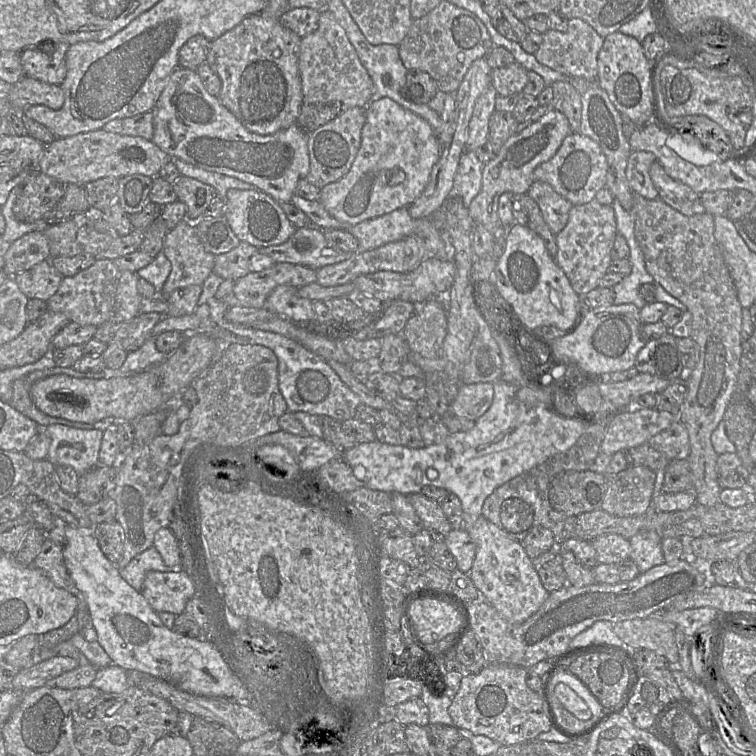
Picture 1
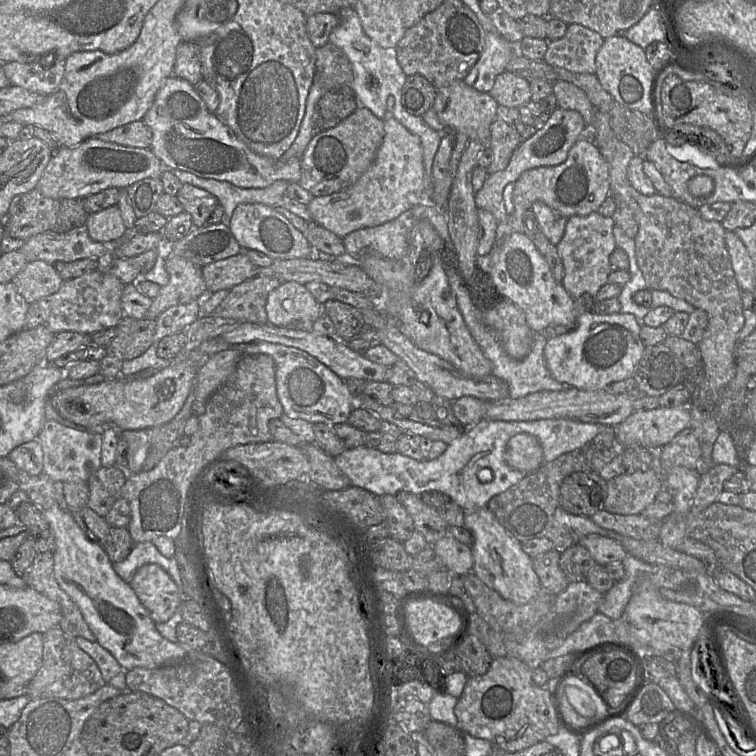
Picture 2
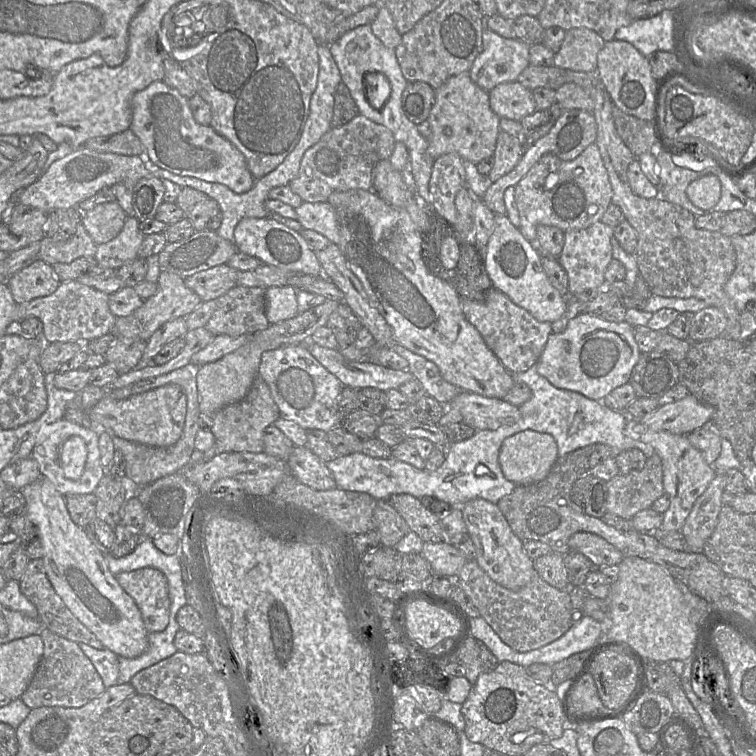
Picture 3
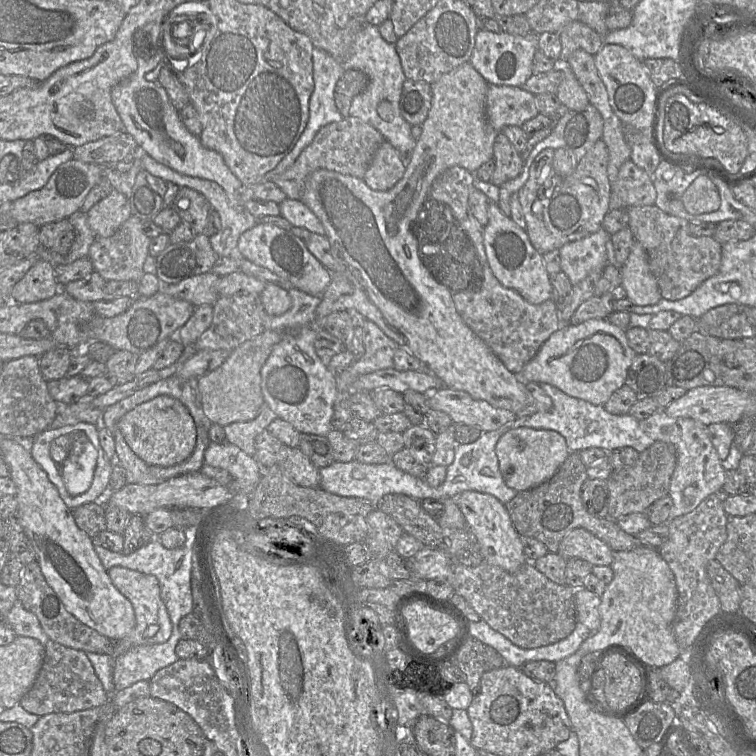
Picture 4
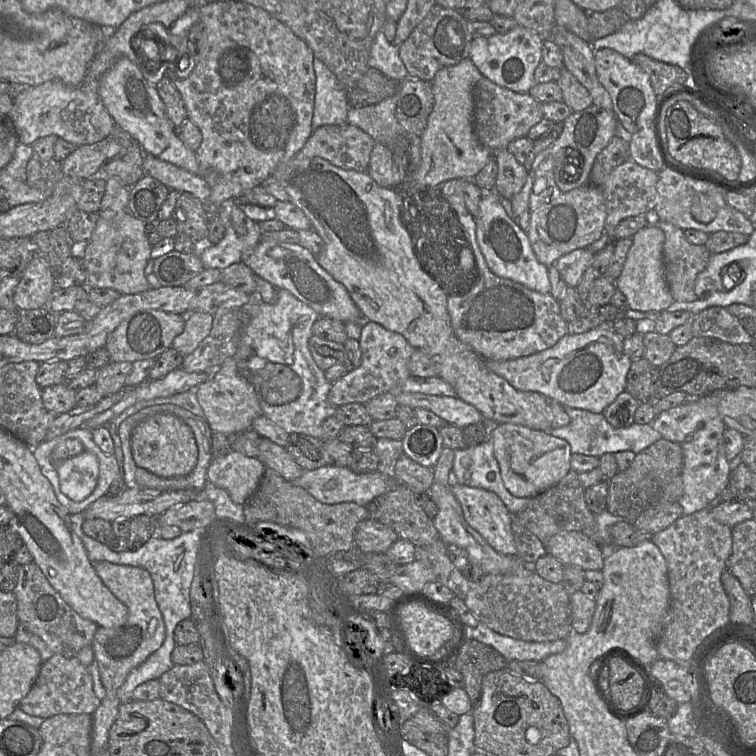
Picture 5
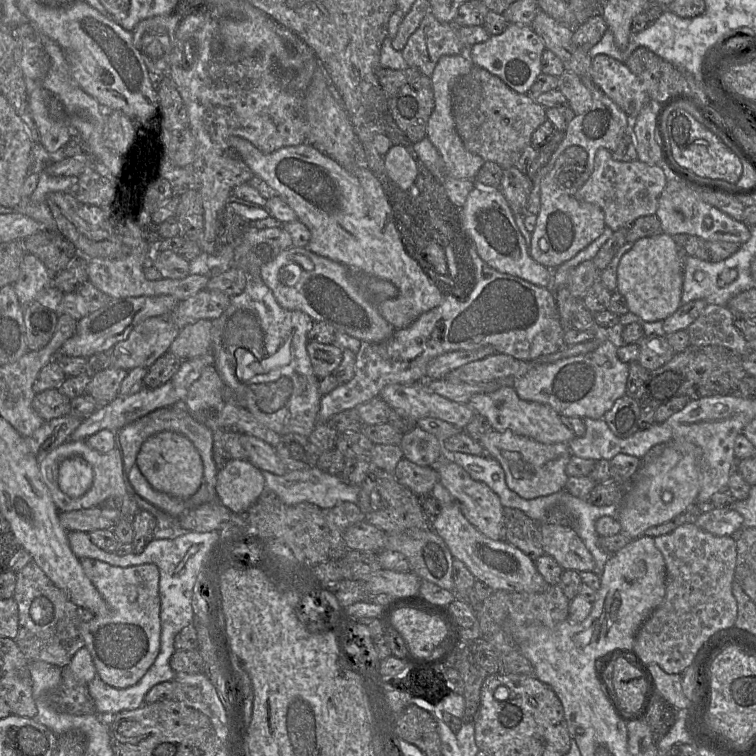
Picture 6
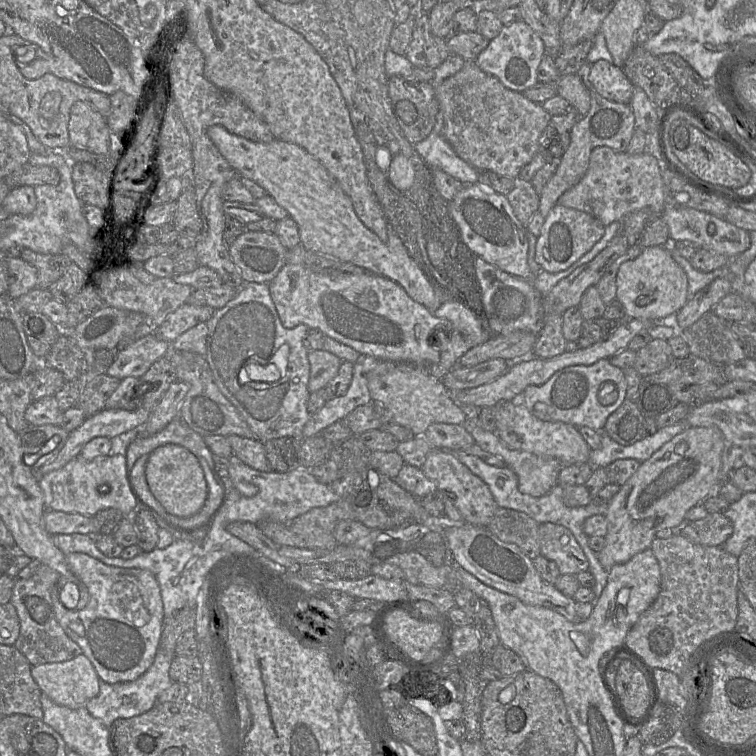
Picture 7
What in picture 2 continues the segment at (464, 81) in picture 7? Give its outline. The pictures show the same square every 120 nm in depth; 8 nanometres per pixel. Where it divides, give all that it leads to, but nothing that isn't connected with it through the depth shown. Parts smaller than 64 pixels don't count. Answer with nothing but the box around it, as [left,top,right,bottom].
[489,71,531,108]

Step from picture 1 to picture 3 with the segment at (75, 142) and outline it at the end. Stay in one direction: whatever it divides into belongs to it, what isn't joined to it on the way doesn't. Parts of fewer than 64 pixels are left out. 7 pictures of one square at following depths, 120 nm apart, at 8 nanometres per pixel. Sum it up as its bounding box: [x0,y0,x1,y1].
[17,146,151,213]

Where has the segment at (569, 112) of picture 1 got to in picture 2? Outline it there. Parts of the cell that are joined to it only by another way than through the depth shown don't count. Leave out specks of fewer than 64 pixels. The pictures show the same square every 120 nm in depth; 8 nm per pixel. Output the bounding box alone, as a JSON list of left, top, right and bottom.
[552,81,596,127]

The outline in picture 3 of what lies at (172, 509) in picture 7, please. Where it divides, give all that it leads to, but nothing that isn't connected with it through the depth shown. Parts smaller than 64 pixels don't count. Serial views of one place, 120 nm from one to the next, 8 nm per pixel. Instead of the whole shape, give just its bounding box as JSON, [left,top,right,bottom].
[89,384,187,447]

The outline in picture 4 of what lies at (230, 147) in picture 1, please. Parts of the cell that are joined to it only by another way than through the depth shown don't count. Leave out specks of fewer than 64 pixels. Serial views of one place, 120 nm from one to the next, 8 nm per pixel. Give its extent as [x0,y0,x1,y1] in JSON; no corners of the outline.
[111,33,244,204]

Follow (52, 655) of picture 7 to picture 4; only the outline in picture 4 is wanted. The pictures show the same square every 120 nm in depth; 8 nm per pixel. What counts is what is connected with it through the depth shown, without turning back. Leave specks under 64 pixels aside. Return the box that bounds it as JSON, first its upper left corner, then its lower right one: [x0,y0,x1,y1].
[16,562,112,654]

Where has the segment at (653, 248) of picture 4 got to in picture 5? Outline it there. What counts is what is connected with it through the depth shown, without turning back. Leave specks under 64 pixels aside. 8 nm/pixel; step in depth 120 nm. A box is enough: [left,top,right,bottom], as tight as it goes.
[651,221,711,302]

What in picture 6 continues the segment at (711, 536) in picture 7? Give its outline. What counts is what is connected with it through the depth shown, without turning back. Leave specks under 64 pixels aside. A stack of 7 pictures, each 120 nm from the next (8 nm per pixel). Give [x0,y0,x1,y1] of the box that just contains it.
[694,508,743,537]

